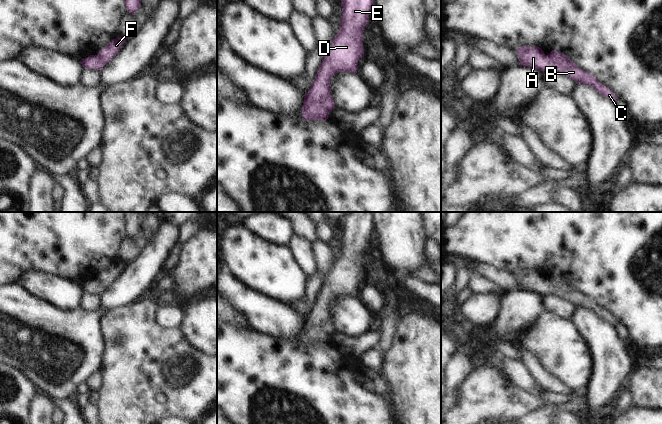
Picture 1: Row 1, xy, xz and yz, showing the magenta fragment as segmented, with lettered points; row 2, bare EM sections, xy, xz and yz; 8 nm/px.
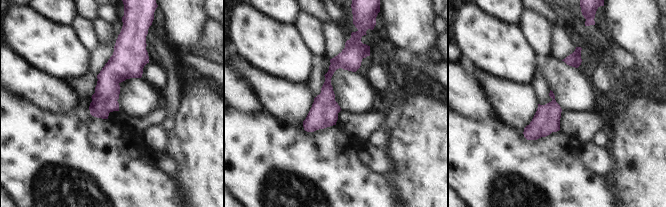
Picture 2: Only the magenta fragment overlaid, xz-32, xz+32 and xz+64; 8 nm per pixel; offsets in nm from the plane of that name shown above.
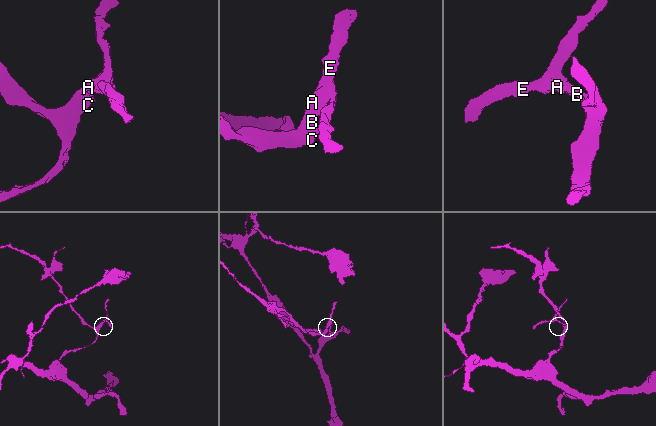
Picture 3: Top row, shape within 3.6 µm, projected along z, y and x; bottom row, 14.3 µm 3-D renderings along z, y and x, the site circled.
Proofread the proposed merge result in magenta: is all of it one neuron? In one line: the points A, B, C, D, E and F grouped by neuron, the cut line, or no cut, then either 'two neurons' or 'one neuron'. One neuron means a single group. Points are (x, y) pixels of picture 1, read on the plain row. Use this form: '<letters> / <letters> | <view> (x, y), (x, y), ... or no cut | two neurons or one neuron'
A B C D E F | no cut | one neuron

